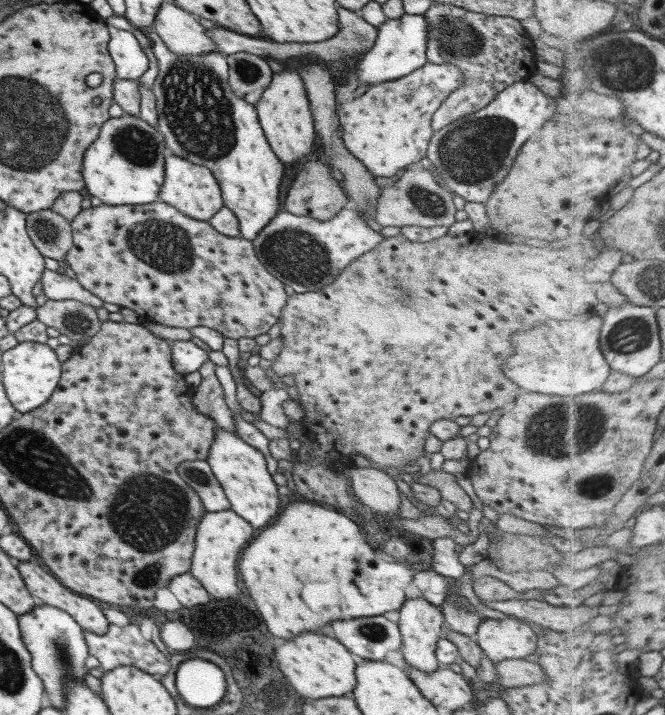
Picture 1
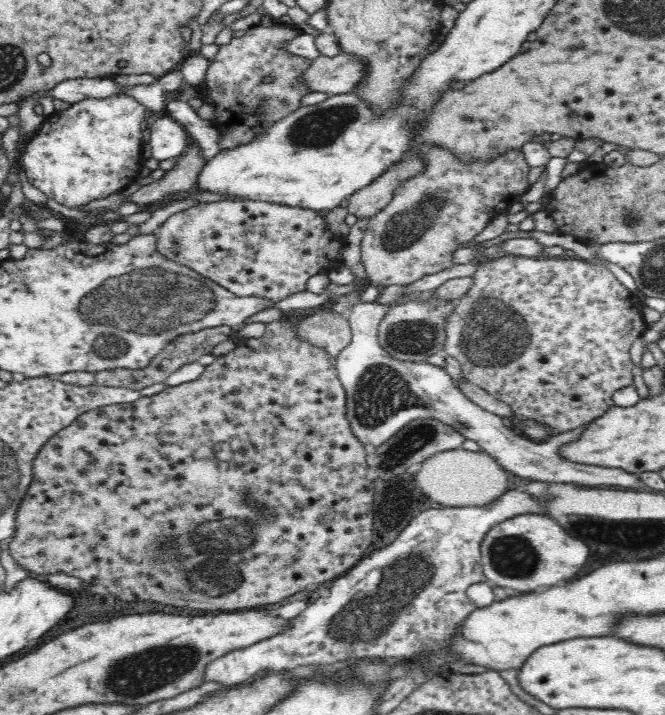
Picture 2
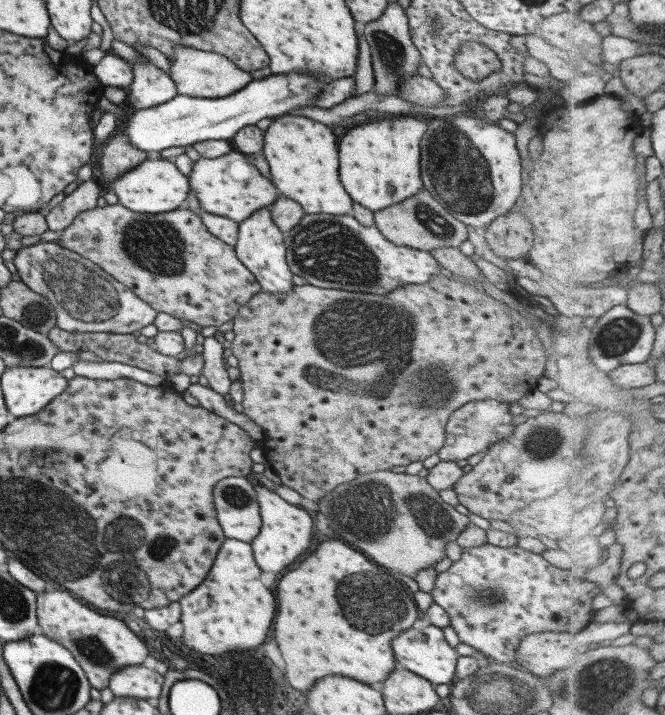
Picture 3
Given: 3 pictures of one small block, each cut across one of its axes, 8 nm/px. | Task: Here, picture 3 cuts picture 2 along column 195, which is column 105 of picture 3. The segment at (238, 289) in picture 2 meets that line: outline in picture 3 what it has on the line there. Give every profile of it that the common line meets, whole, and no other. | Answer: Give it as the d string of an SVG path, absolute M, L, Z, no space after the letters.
M119 203L95 207L79 212L71 224L63 228L55 243L95 263L97 268L139 295L158 313L164 312L179 320L183 318L201 327L218 327L232 320L239 307L260 291L253 274L235 256L234 247L215 238L200 221L200 216L187 210L186 206L155 215L135 213Z

